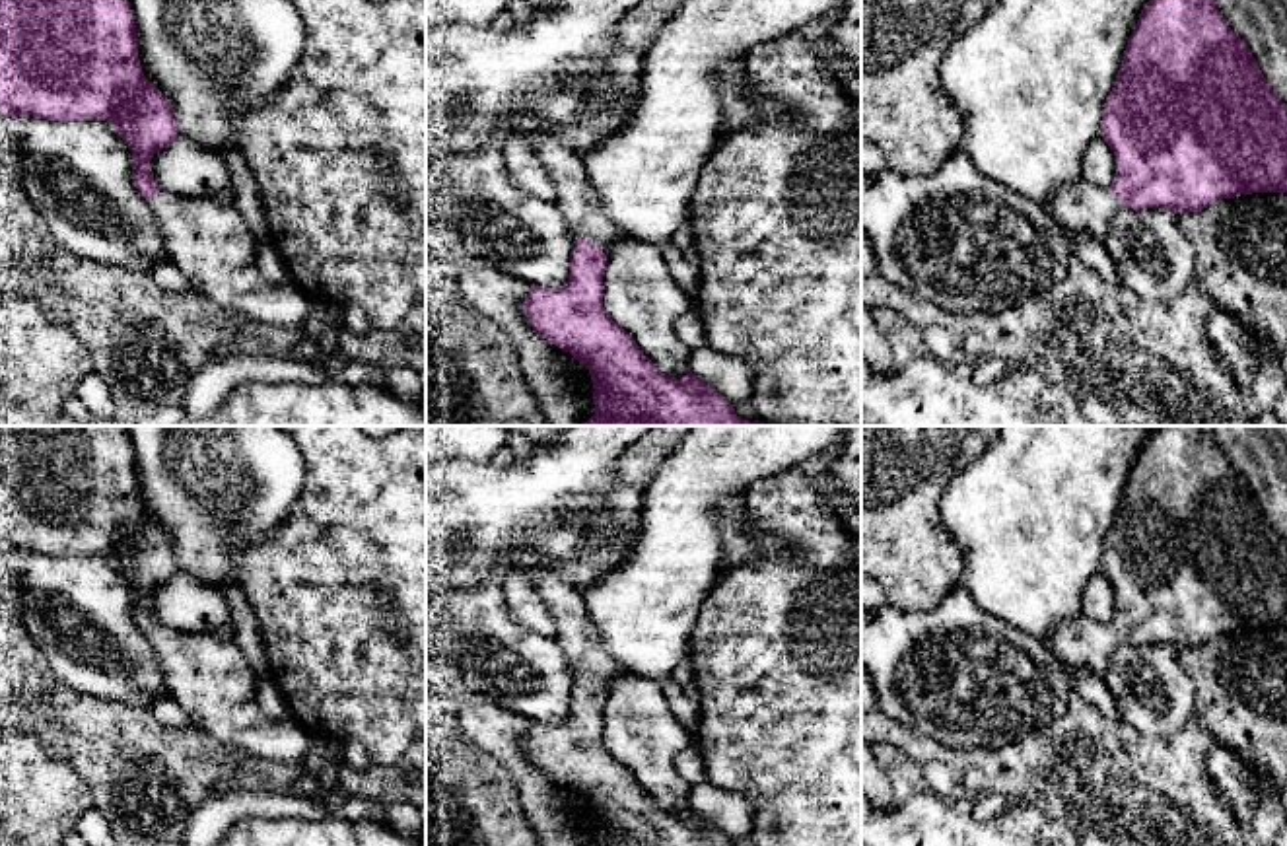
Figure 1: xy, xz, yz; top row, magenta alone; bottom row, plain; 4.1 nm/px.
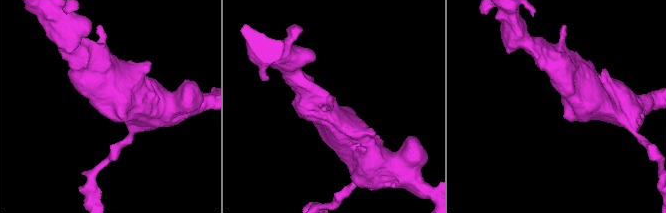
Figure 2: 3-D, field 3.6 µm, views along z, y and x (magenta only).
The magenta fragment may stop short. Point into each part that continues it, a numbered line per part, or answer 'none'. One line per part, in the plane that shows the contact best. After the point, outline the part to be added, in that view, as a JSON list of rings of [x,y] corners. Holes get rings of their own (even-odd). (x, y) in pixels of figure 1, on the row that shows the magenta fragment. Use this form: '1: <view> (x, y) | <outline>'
1: xz (578, 203) | [[[531,132],[529,140],[548,171],[558,193],[556,206],[572,226],[574,235],[589,239],[609,255],[609,245],[628,233],[607,216],[599,194],[589,183],[581,156],[552,132]]]

